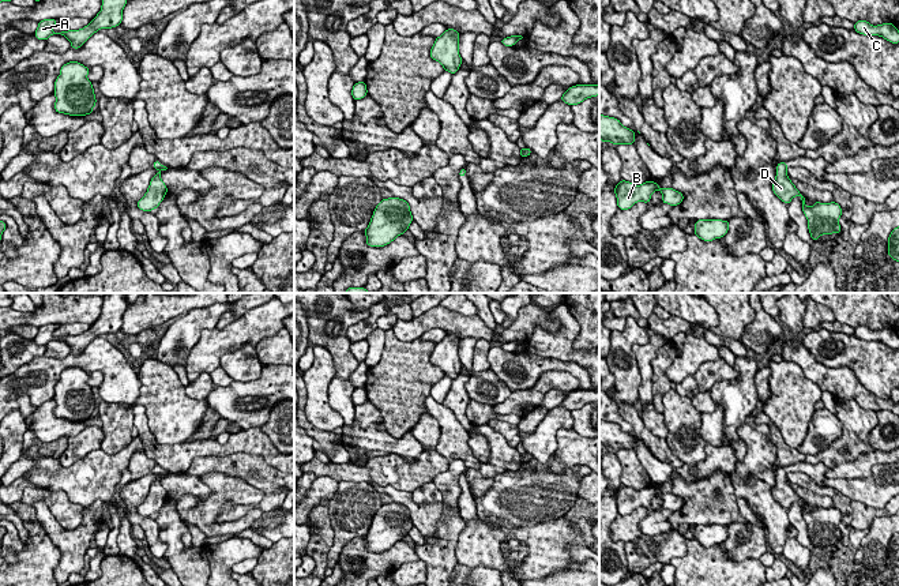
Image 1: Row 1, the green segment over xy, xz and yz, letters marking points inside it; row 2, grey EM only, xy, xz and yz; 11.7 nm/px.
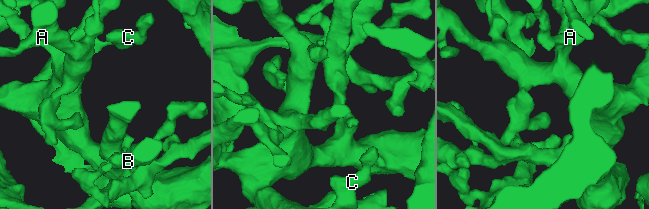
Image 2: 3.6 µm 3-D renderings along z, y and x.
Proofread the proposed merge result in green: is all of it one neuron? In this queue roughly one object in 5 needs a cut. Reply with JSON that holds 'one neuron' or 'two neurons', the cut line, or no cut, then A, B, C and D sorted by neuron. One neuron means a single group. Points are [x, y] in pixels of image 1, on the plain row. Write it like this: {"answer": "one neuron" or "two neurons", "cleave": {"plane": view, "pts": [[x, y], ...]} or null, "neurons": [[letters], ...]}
{"answer": "one neuron", "cleave": null, "neurons": [["A", "B", "C", "D"]]}

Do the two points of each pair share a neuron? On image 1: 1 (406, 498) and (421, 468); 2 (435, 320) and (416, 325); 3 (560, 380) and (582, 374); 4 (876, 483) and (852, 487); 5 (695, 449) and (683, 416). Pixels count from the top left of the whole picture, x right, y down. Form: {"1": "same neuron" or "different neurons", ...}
{"1": "different neurons", "2": "same neuron", "3": "different neurons", "4": "same neuron", "5": "same neuron"}

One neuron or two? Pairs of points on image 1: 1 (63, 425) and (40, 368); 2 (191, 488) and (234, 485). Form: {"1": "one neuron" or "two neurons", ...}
{"1": "two neurons", "2": "two neurons"}

